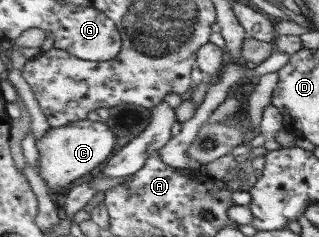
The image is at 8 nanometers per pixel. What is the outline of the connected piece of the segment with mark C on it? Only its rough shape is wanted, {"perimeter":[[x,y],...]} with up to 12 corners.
{"perimeter":[[104,120],[50,127],[37,141],[49,191],[82,182],[114,153]]}

